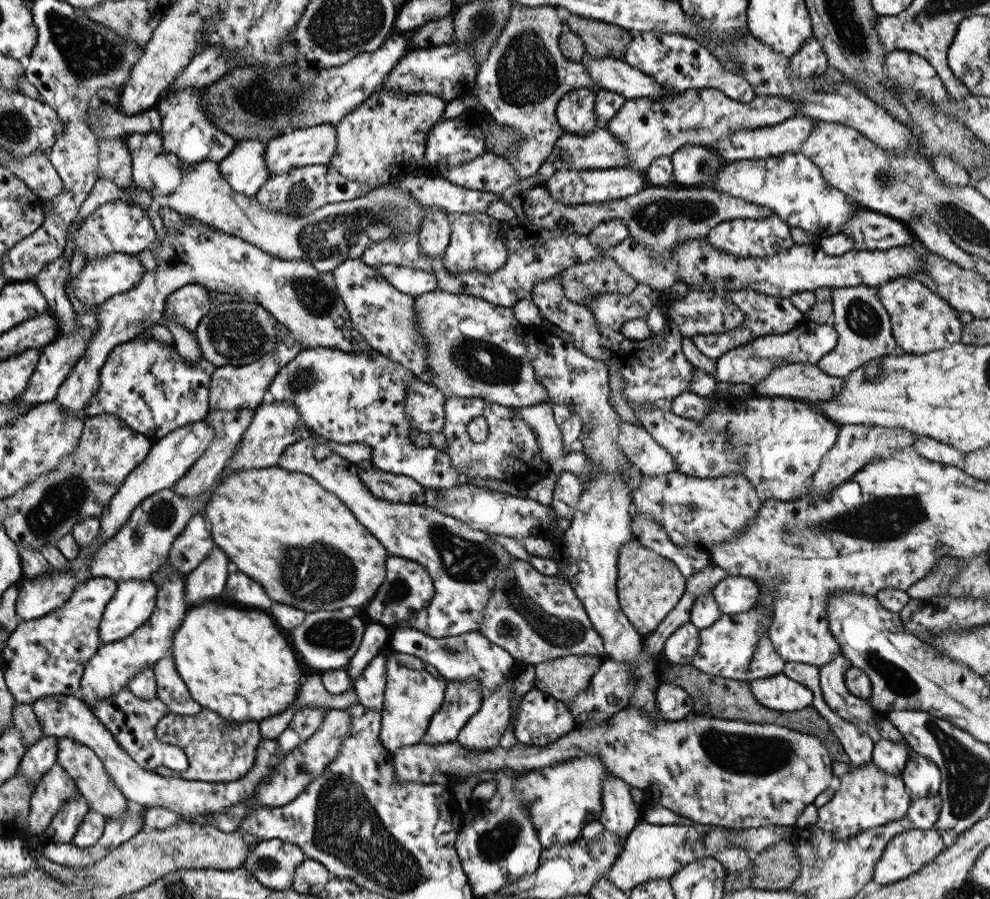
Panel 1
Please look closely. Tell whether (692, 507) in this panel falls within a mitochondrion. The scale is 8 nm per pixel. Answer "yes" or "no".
yes

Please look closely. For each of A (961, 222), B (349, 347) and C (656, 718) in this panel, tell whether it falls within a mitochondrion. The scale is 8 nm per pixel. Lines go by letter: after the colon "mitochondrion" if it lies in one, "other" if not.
A: mitochondrion
B: other
C: other

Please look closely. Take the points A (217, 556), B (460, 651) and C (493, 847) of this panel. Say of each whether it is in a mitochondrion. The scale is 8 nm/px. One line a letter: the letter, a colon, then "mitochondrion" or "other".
A: other
B: mitochondrion
C: mitochondrion

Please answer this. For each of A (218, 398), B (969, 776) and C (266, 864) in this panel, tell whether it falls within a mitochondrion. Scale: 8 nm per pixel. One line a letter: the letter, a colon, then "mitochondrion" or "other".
A: other
B: mitochondrion
C: mitochondrion

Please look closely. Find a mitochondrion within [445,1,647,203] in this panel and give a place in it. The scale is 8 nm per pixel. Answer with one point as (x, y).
(526, 75)

